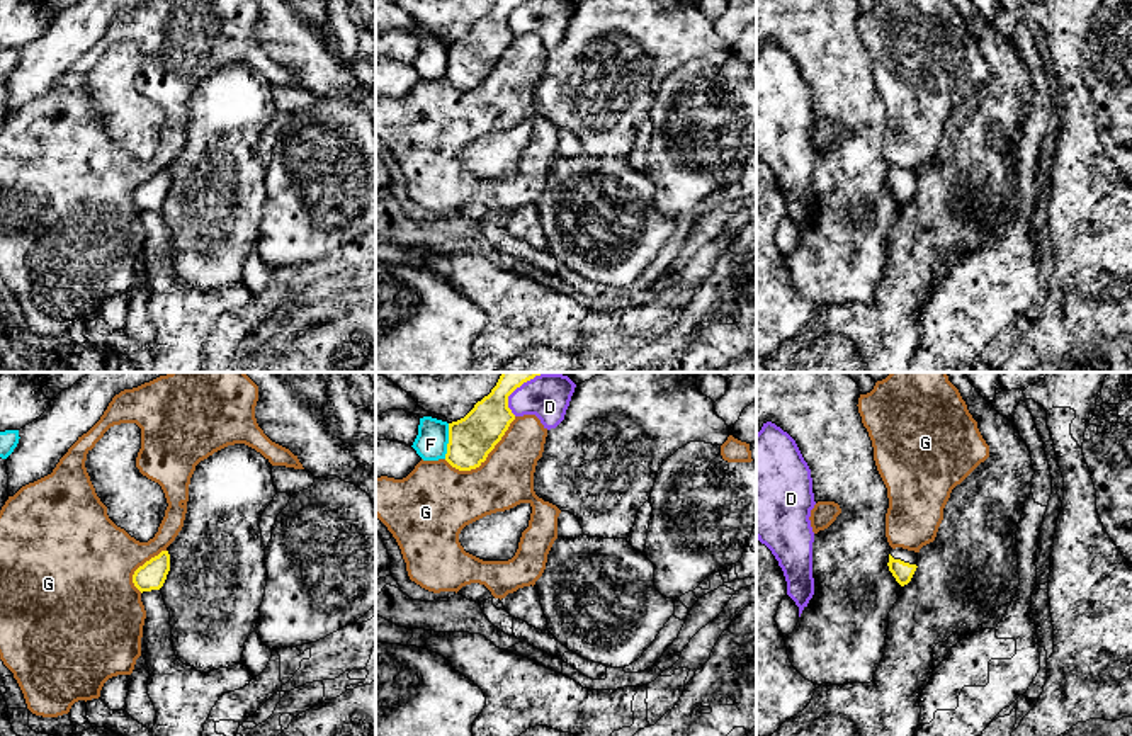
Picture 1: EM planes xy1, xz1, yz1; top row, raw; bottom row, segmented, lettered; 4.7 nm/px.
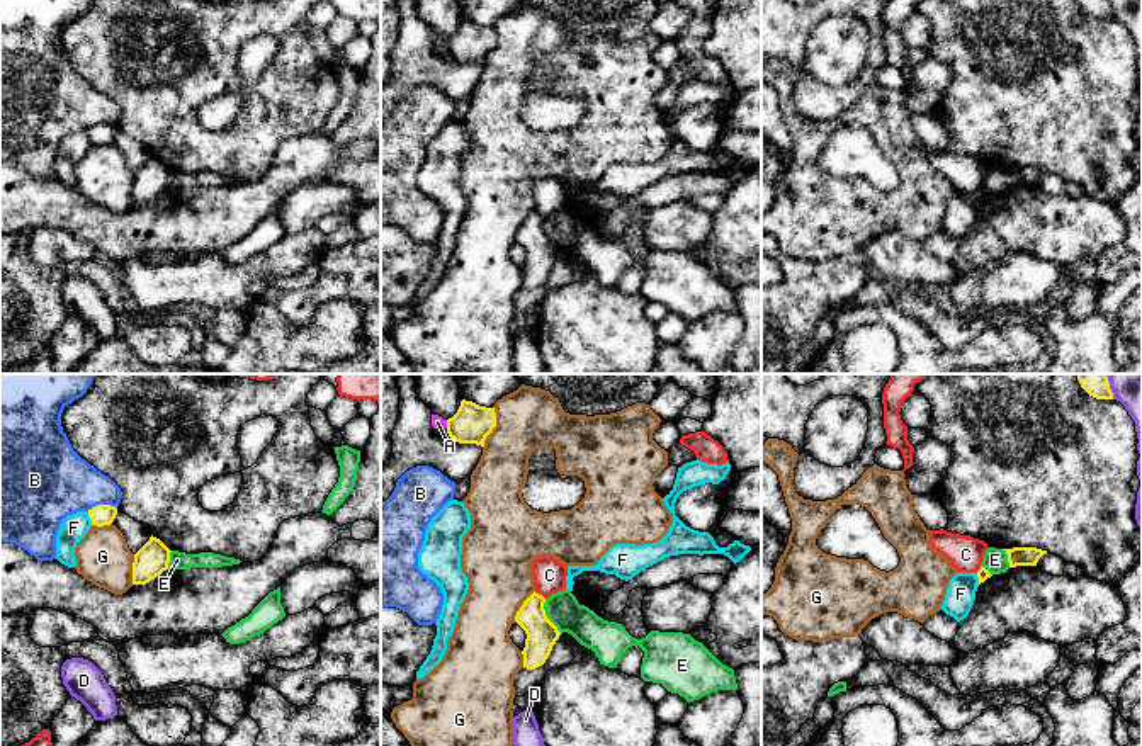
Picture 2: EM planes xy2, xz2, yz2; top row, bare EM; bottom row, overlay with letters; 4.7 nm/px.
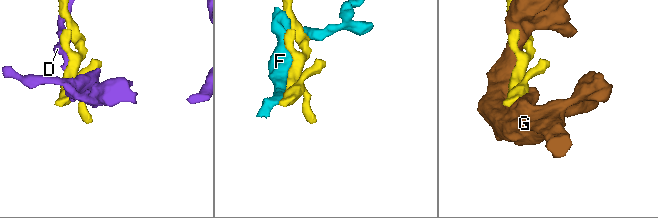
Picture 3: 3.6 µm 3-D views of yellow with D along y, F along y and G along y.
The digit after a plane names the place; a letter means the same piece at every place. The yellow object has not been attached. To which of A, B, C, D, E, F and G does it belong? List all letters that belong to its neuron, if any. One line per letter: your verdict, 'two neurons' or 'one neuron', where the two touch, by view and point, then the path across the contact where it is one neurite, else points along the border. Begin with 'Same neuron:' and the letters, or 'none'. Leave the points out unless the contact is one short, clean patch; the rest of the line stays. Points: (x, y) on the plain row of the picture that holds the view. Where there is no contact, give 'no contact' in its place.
Same neuron: none
A: two neurons; contact xz2 (447, 43); border xz2 (446, 39), (447, 46)
B: two neurons; contact xy2 (101, 124); border xy2 (116, 126), (94, 124), (87, 129)
C: two neurons; contact xz2 (537, 213)
D: two neurons; contact xz1 (509, 14)
E: two neurons; contact xz2 (546, 235); border xz2 (544, 218), (544, 233), (561, 252)
F: two neurons; contact xz1 (449, 60)
G: two neurons; contact xz1 (485, 79)

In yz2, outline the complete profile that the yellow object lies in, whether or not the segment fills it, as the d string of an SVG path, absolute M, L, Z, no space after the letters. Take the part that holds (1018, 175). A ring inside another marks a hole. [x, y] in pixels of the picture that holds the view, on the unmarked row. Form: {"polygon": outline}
{"polygon": "M1013 167L1003 170L1008 173L1009 187L1037 185L1038 178L1047 173L1047 170L1037 167Z"}

